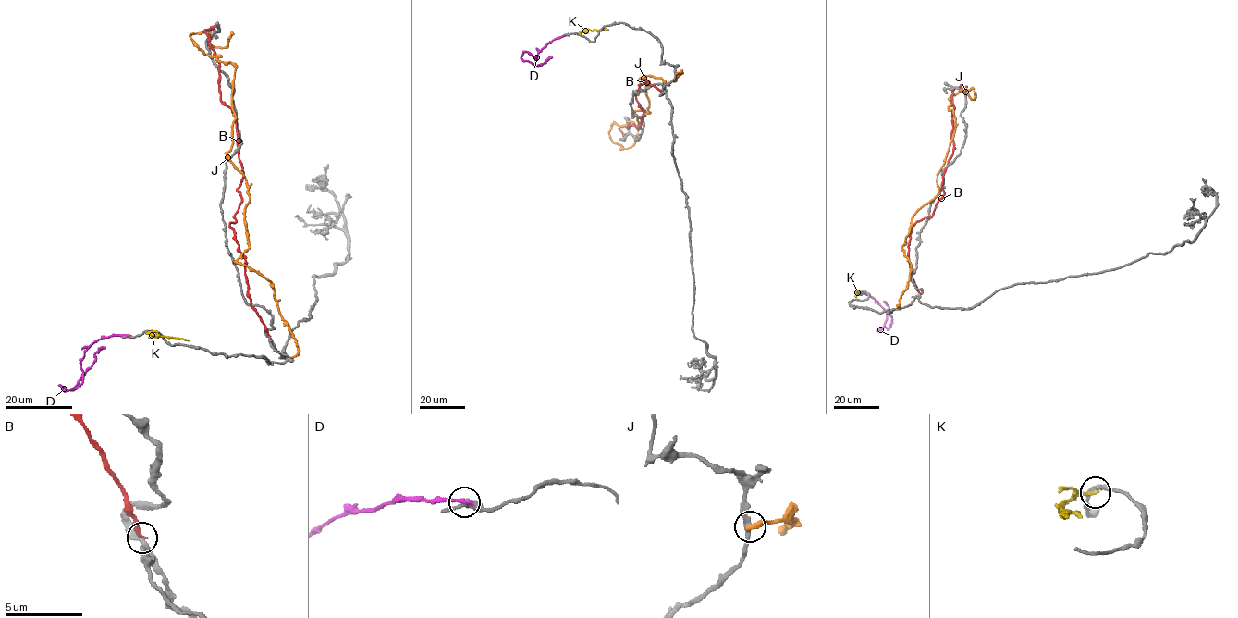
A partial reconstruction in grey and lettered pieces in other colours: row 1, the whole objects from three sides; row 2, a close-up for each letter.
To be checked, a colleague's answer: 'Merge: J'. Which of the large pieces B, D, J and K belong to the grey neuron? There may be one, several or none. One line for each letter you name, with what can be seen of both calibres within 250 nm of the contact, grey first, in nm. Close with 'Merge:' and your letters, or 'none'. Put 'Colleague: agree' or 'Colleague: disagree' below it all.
Merge: none
Colleague: disagree

